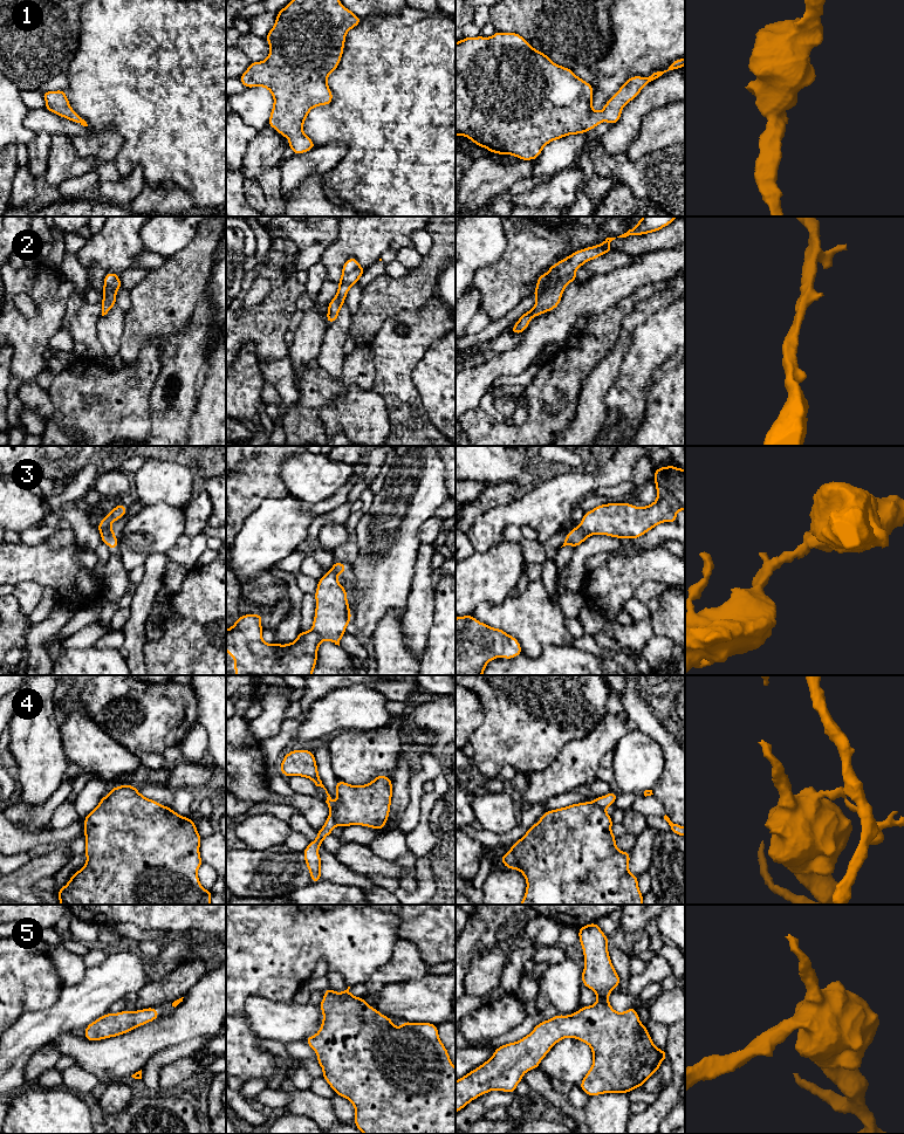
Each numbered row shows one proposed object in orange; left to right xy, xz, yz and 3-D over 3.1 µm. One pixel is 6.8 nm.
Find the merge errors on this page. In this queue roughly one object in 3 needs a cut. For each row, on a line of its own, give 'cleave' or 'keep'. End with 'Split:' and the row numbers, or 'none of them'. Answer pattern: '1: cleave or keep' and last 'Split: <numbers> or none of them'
1: keep
2: keep
3: cleave
4: cleave
5: keep
Split: 3, 4

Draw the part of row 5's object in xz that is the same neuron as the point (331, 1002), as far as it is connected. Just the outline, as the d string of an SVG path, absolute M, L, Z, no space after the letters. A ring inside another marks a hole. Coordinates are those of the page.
M350 987L343 992L326 989L320 1003L323 1019L320 1031L306 1038L306 1043L317 1054L317 1063L323 1068L322 1077L337 1095L347 1098L355 1107L355 1127L364 1134L456 1134L456 1067L451 1063L448 1052L438 1036L438 1026L432 1023L404 1022L399 1028L392 1024L392 1019L385 1017L374 1006L369 1006L364 998L352 996Z

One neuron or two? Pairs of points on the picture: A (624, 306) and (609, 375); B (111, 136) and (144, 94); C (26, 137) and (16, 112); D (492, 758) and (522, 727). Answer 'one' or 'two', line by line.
A: two
B: two
C: one
D: one

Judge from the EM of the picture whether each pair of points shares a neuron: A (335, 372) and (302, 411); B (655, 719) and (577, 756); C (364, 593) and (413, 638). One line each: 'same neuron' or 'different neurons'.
A: different neurons
B: different neurons
C: different neurons

